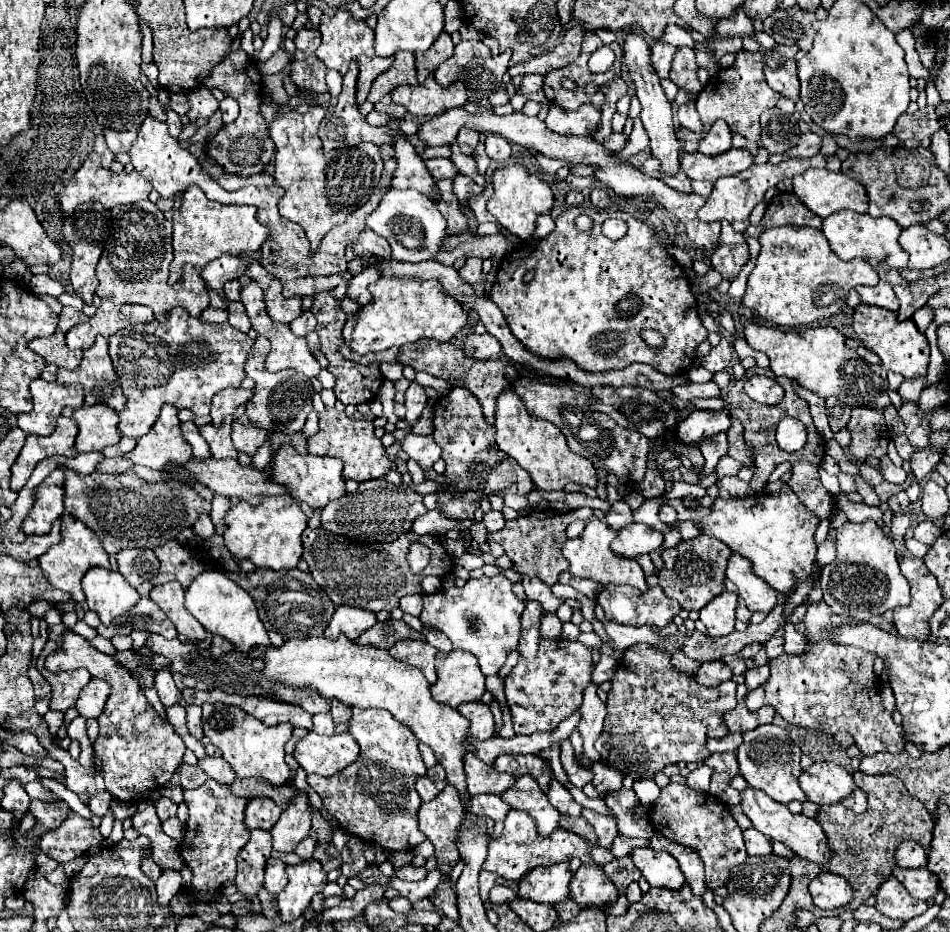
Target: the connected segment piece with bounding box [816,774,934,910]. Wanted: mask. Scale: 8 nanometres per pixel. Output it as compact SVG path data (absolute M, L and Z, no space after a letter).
M890 774L876 776L880 786L864 786L868 790L868 808L864 814L852 814L842 804L822 806L818 812L818 822L822 824L828 844L834 850L834 858L828 866L830 872L840 872L854 890L854 898L850 902L850 910L858 908L868 896L878 892L878 886L890 876L896 866L894 850L904 840L914 840L920 846L928 848L932 840L934 822L922 802L912 798L908 790L902 786L902 780L896 780Z

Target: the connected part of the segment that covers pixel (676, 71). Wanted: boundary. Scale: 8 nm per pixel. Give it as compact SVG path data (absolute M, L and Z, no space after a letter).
M678 48L674 58L672 58L672 66L670 66L670 80L678 86L678 88L686 88L690 92L700 92L702 84L696 76L696 56L692 48Z

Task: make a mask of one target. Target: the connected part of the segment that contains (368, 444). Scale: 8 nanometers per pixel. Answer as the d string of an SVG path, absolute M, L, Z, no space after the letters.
M326 408L322 414L318 414L318 418L320 418L320 432L308 440L308 454L340 458L344 462L342 468L344 478L352 478L356 482L382 478L390 470L396 470L396 462L386 454L386 448L374 436L374 424L372 424L376 418L374 414L354 412L352 416L346 416L336 408Z

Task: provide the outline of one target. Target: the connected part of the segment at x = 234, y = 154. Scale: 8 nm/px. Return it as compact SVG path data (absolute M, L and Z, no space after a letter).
M244 50L232 52L210 72L204 86L218 88L240 104L240 116L230 126L222 126L218 134L208 142L208 156L214 158L214 162L218 162L226 172L240 176L252 176L268 168L274 156L274 144L268 134L268 124L260 114L260 104L264 100L262 94L264 86L256 62Z

